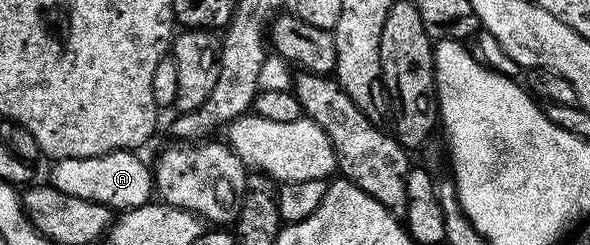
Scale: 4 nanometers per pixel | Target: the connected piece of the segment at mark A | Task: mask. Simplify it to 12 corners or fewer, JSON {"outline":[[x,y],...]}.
{"outline":[[139,153],[53,161],[50,185],[116,212],[150,201]]}

